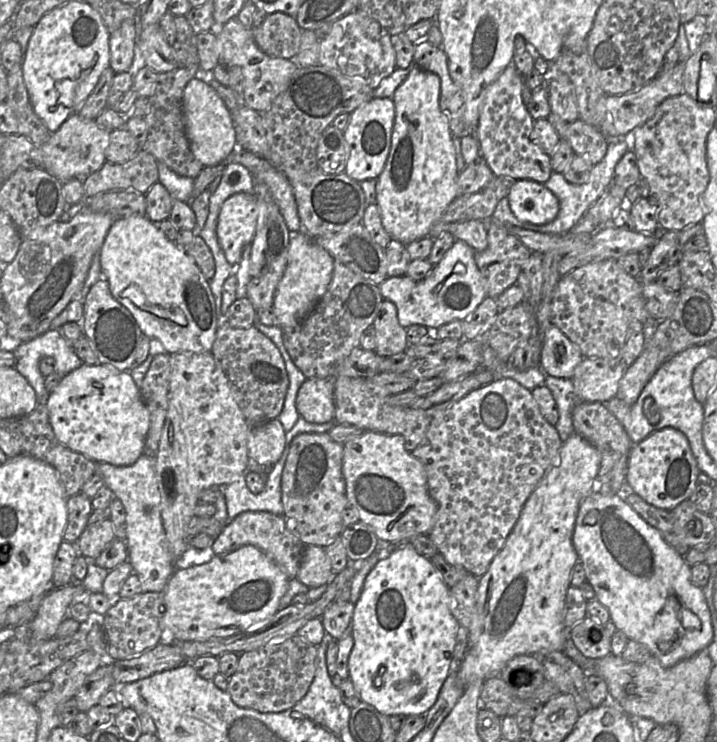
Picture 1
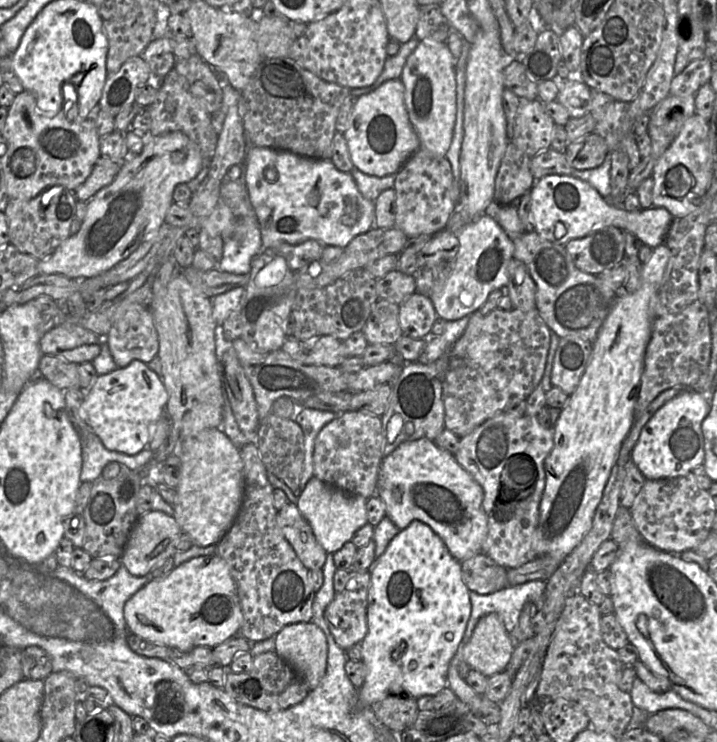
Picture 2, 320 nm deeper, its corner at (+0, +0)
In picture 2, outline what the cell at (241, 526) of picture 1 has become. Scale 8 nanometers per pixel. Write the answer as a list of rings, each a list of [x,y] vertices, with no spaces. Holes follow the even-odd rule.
[[[288,503],[277,514],[277,523],[284,537],[293,547],[300,561],[308,570],[323,569],[328,553],[317,541],[311,526],[299,511],[297,505]]]

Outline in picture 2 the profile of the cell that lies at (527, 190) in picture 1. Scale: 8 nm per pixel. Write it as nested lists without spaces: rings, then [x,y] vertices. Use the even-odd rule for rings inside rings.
[[[547,175],[536,180],[531,192],[531,219],[535,232],[546,240],[565,246],[567,242],[589,235],[607,226],[616,226],[635,235],[651,248],[665,243],[674,217],[663,207],[650,207],[638,212],[614,206],[587,182],[571,175]]]

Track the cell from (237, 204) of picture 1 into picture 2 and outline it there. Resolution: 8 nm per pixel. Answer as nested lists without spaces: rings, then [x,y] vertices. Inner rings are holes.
[[[248,147],[245,170],[245,185],[260,225],[262,250],[282,242],[299,244],[310,239],[345,248],[353,238],[375,227],[374,202],[361,194],[350,172],[338,170],[331,160]]]

